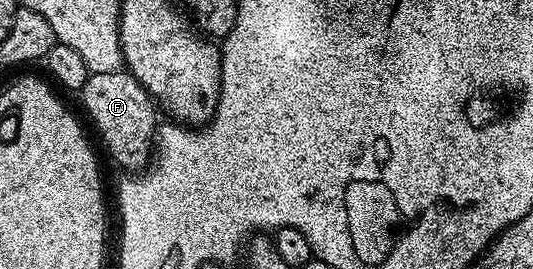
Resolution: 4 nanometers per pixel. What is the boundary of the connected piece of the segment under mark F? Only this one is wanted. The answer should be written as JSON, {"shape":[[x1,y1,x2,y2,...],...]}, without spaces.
{"shape":[[127,69,95,71,89,74,79,92,81,103,97,130,103,146,121,167,141,169,150,162,155,147,154,100,145,87]]}

